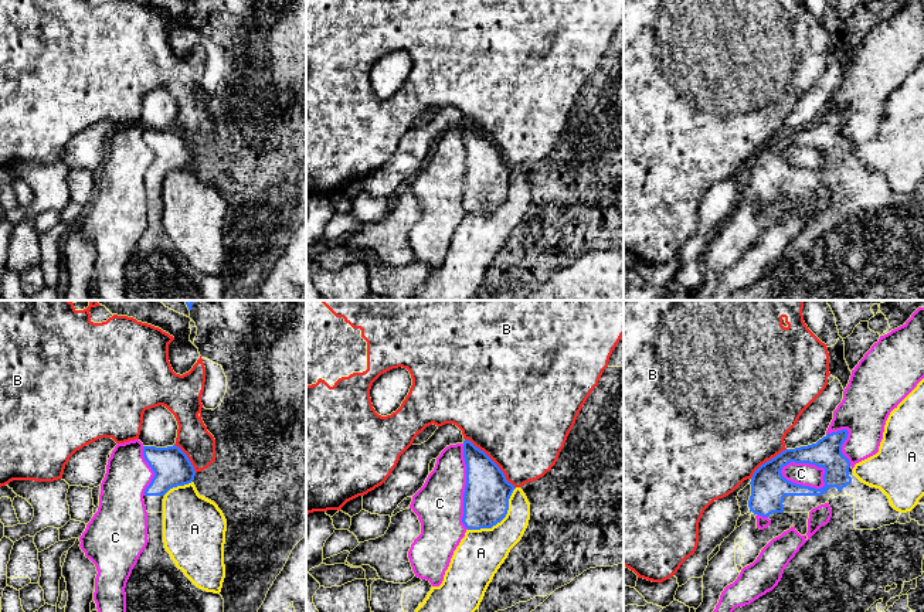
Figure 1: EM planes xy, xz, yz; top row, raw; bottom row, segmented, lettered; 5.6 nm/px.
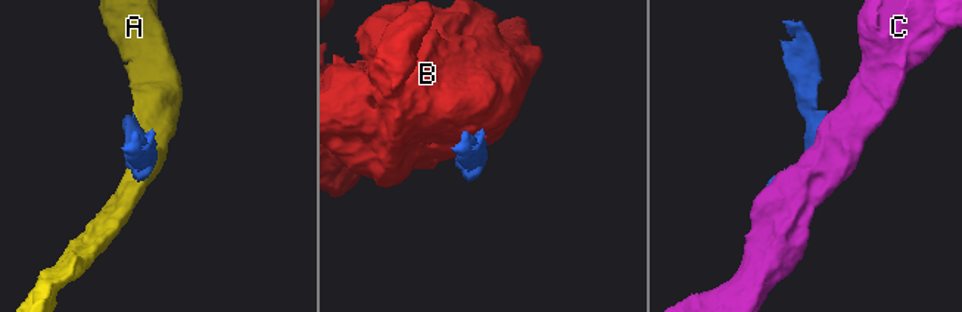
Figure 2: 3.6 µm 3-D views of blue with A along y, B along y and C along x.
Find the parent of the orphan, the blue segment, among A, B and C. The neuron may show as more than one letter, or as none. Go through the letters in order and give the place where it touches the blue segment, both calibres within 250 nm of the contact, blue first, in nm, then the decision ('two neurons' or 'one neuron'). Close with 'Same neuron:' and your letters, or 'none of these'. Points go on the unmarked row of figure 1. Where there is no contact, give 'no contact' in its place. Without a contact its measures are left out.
A: xz (500, 203) | 260/260 nm | two neurons
B: xz (493, 145) | 260/500 nm | two neurons
C: yz (801, 167) | 200/130 nm | two neurons
Same neuron: none of these

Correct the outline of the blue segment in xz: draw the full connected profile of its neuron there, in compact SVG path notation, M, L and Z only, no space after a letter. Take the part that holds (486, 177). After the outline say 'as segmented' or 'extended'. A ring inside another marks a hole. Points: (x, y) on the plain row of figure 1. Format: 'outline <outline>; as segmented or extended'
outline M463 123L466 169L462 205L468 212L492 211L509 193L509 181L516 171L500 150L471 123Z; as segmented

